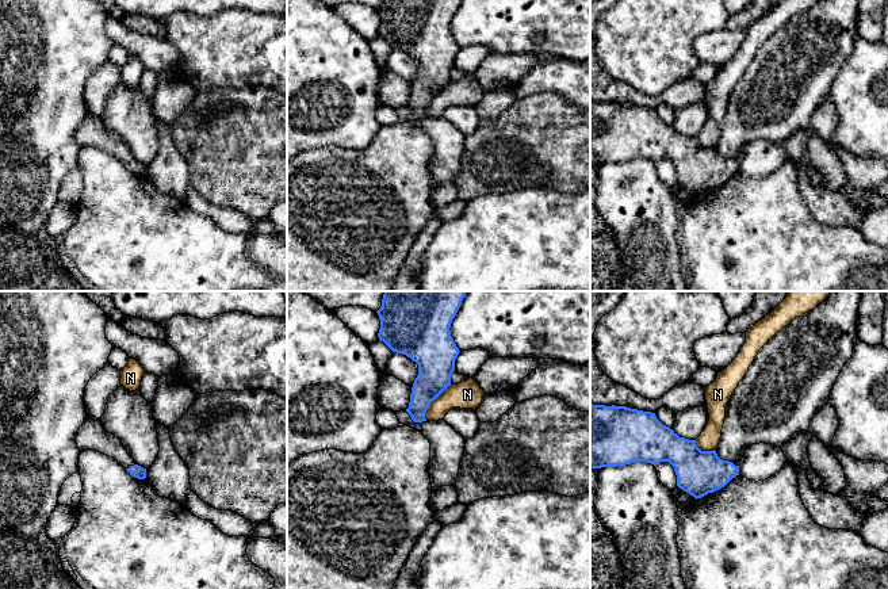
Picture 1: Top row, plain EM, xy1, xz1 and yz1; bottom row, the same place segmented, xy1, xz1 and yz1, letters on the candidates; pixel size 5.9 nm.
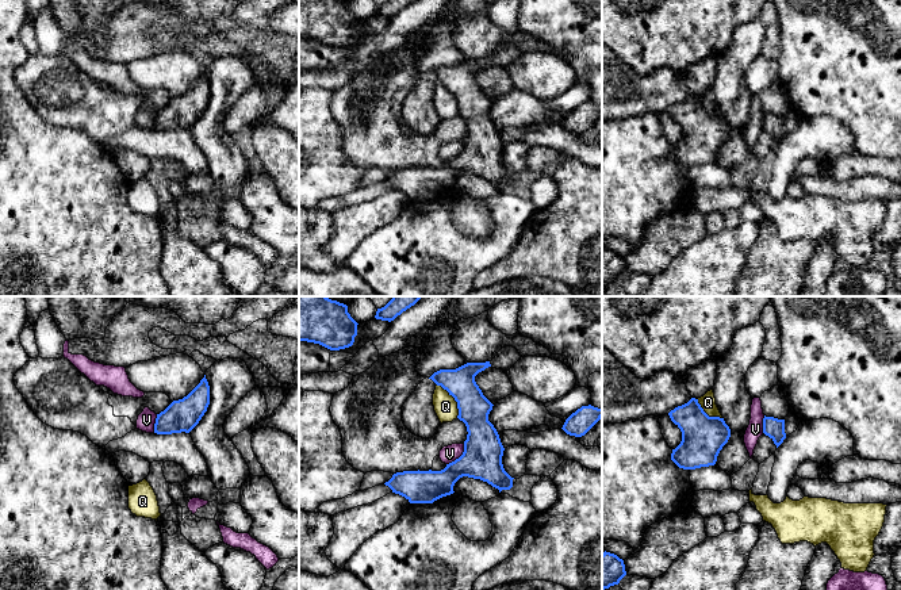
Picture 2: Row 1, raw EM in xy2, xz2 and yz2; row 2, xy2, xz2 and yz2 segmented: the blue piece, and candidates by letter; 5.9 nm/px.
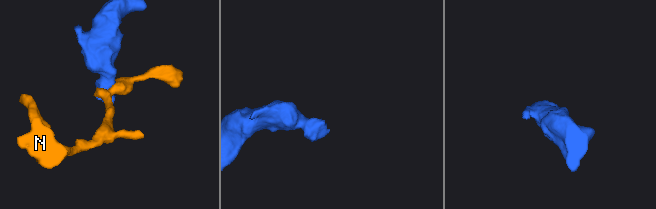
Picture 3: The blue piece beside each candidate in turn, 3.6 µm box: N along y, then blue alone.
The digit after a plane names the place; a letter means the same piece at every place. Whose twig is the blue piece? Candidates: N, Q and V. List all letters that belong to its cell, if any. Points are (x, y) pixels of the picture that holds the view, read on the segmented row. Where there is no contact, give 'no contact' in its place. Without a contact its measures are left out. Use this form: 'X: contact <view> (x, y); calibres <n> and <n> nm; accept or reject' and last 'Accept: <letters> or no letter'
N: contact xz1 (432, 400); calibres 220 and 160 nm; reject
Q: contact xz2 (455, 399); calibres 190 and 140 nm; reject
V: contact xz2 (460, 456); calibres 240 and 100 nm; reject
Accept: no letter

